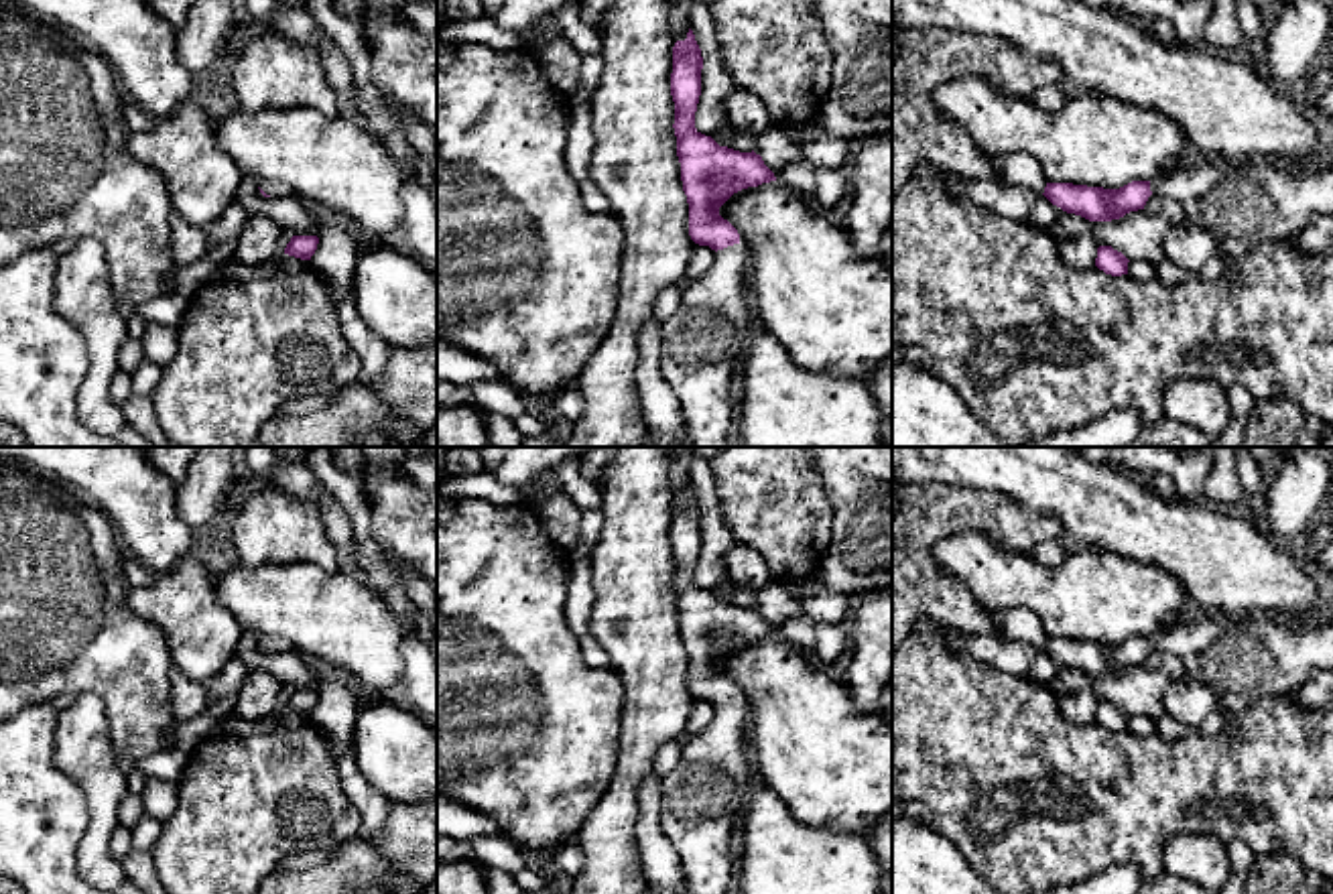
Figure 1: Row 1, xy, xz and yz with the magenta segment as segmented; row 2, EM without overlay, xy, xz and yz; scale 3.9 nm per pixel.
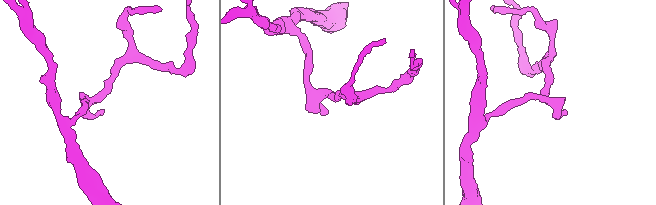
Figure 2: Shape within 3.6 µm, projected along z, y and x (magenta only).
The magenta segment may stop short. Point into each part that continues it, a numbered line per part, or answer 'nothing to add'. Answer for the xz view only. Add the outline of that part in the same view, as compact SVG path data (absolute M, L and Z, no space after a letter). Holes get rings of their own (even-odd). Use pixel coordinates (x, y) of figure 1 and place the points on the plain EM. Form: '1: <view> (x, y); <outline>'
1: xz (706, 797); M742 697L717 705L709 727L683 746L679 764L660 780L660 827L681 861L689 894L727 894L736 878L732 839L744 823L758 780L746 729Z

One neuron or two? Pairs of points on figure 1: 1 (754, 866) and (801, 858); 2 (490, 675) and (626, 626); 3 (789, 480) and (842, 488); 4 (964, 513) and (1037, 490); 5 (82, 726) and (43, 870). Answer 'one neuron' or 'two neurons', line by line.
1: one neuron
2: two neurons
3: two neurons
4: two neurons
5: two neurons

